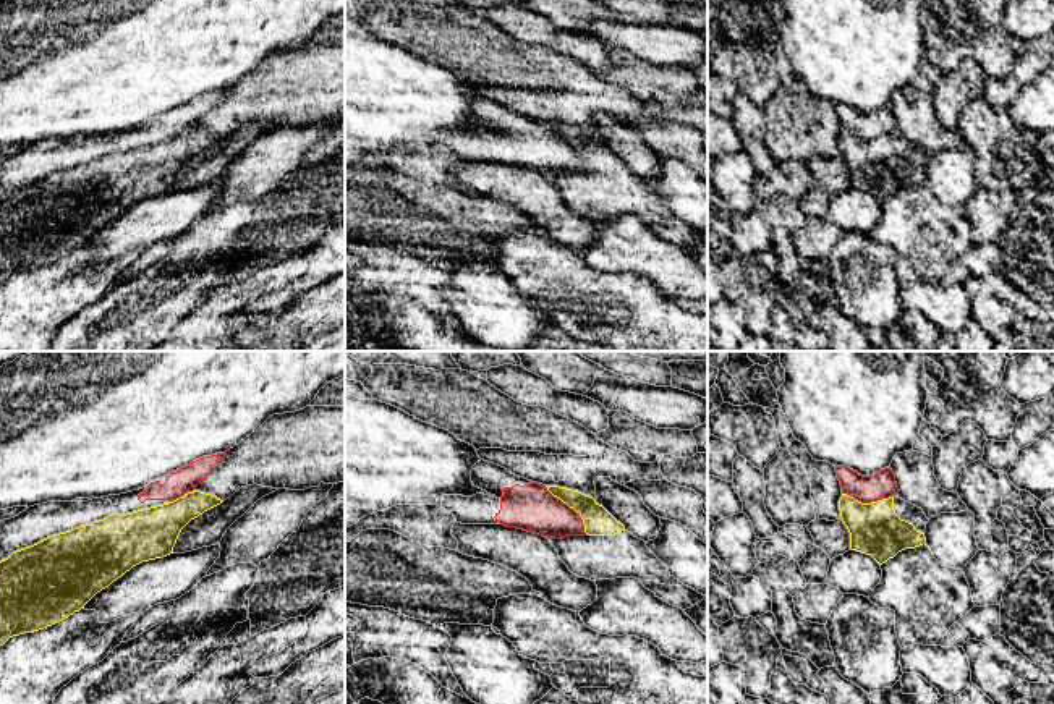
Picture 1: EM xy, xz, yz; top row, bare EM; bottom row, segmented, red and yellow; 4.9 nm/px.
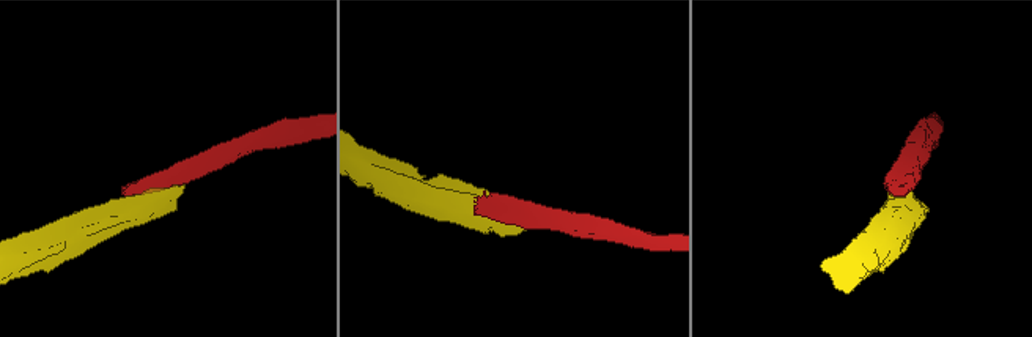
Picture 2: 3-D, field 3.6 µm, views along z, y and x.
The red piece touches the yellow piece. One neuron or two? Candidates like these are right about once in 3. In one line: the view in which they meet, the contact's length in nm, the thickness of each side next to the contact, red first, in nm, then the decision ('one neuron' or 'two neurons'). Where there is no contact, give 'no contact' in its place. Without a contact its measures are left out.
contact in xz; length 320 nm; calibres 240 and 140 nm; two neurons

